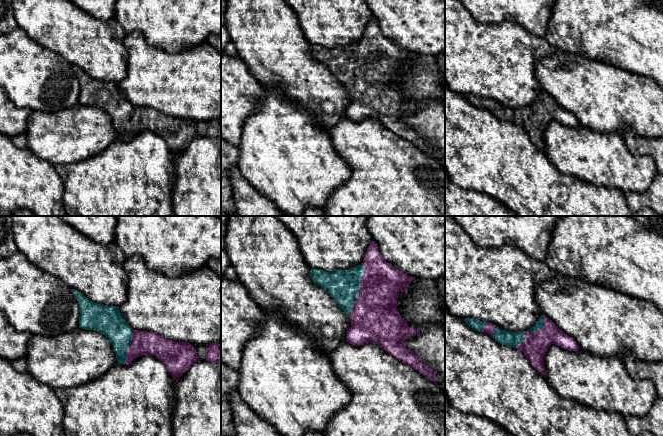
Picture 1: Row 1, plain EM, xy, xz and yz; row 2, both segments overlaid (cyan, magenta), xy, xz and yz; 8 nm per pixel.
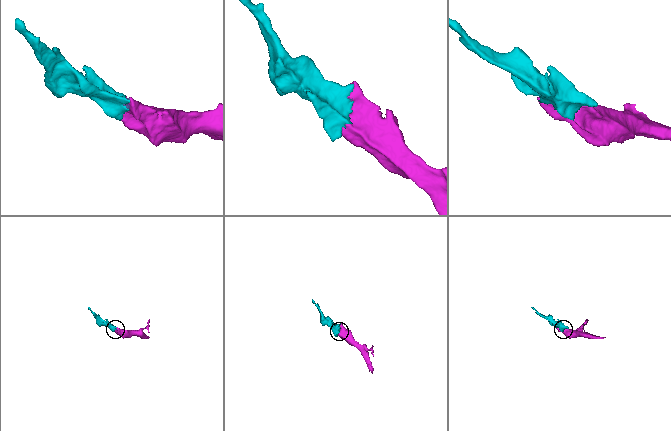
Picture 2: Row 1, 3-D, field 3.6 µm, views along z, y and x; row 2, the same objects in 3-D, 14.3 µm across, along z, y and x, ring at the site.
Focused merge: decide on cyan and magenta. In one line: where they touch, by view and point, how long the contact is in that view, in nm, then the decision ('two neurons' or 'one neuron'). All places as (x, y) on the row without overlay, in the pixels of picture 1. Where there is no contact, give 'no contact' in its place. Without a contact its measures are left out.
meets cyan in xz at (360, 66); contact 440 nm long; one neuron

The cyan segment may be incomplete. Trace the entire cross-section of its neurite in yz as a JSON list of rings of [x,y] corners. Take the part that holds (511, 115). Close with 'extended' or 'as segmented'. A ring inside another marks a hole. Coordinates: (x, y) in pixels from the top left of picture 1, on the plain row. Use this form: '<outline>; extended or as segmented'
[[[544,90],[532,104],[523,108],[505,107],[490,98],[474,94],[465,94],[464,98],[475,107],[487,109],[496,118],[520,126],[544,153],[546,146],[543,134],[551,120],[570,127],[579,126],[576,117]]]; extended

